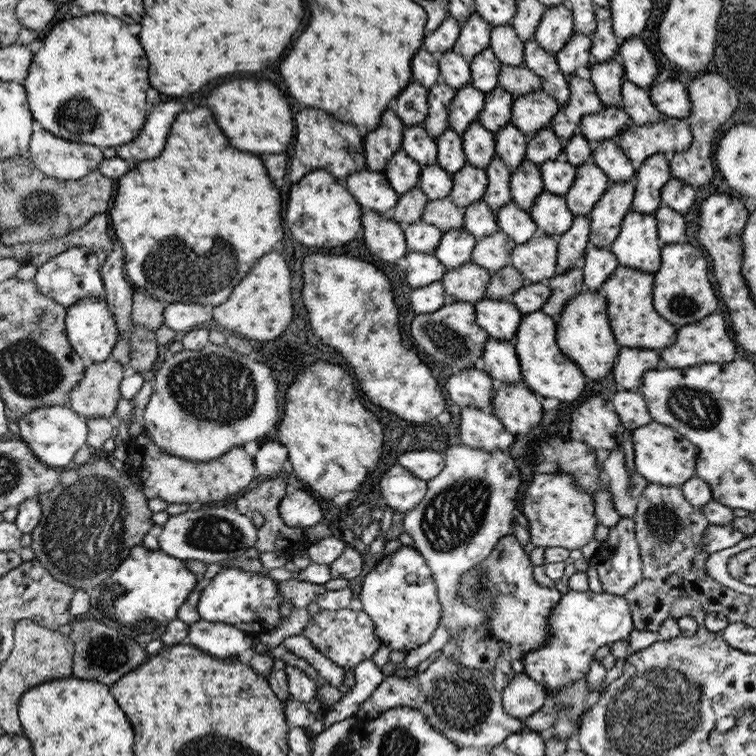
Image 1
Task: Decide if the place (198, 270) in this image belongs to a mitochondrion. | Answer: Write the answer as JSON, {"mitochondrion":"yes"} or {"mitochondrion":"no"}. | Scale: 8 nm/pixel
{"mitochondrion":"yes"}

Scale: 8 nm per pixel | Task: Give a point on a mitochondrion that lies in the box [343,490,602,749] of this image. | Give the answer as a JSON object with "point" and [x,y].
{"point":[454,703]}

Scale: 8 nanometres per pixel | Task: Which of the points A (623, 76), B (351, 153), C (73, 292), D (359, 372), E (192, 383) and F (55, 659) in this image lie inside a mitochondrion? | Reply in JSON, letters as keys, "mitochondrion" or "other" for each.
{"A":"other","B":"mitochondrion","C":"other","D":"other","E":"mitochondrion","F":"other"}

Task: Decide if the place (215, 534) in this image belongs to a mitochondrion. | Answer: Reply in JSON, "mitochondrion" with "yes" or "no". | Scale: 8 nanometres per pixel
{"mitochondrion":"yes"}

